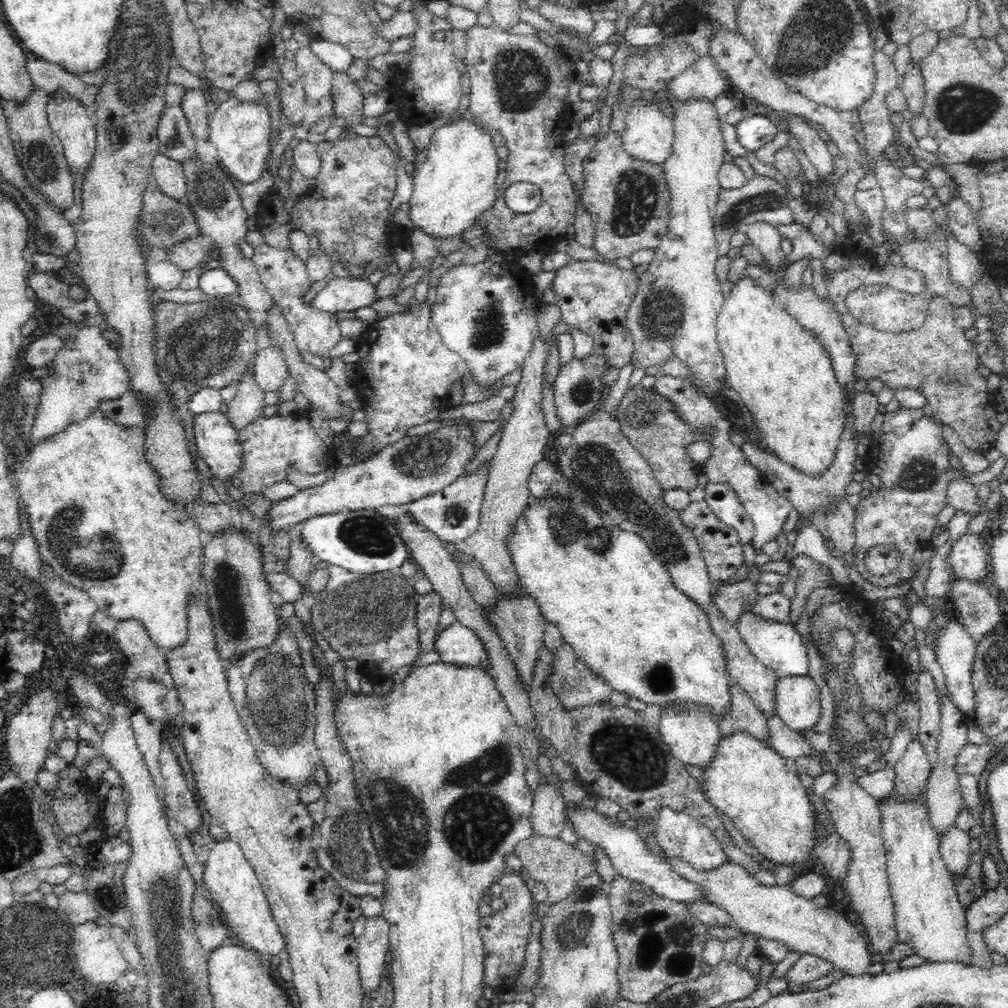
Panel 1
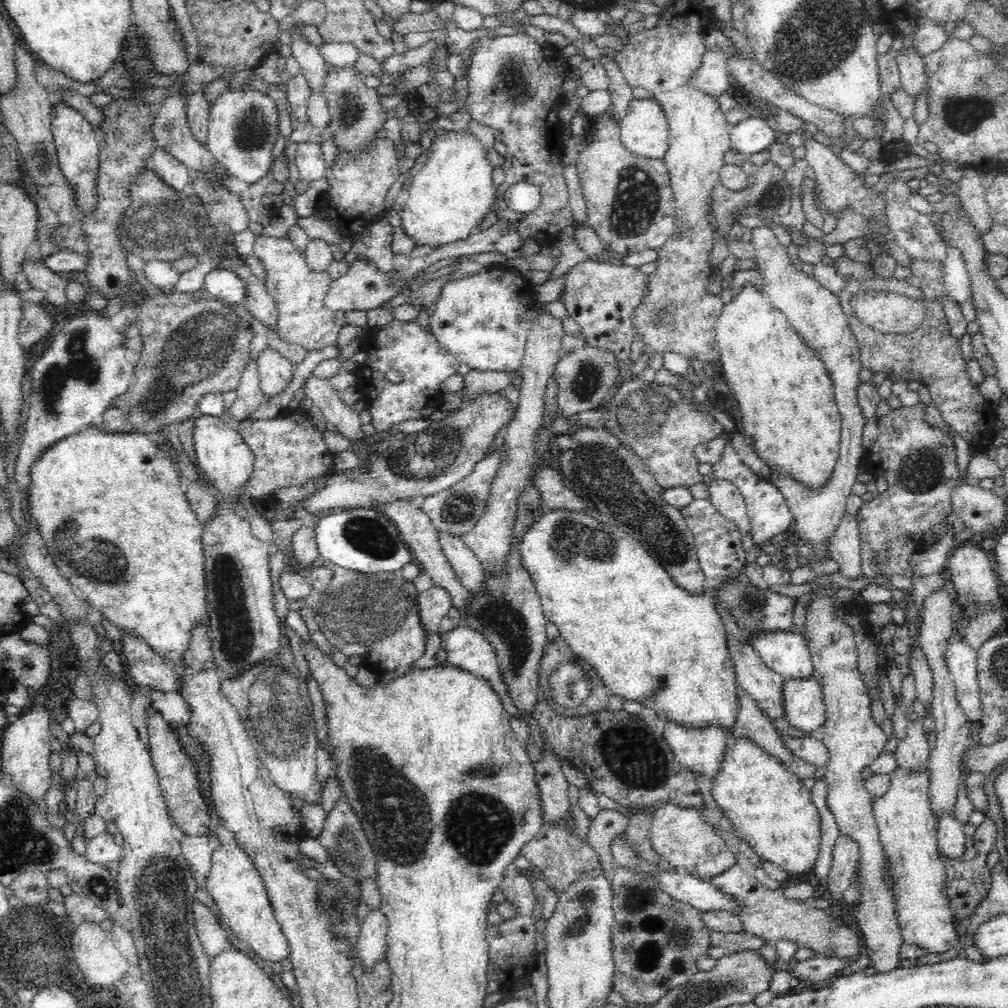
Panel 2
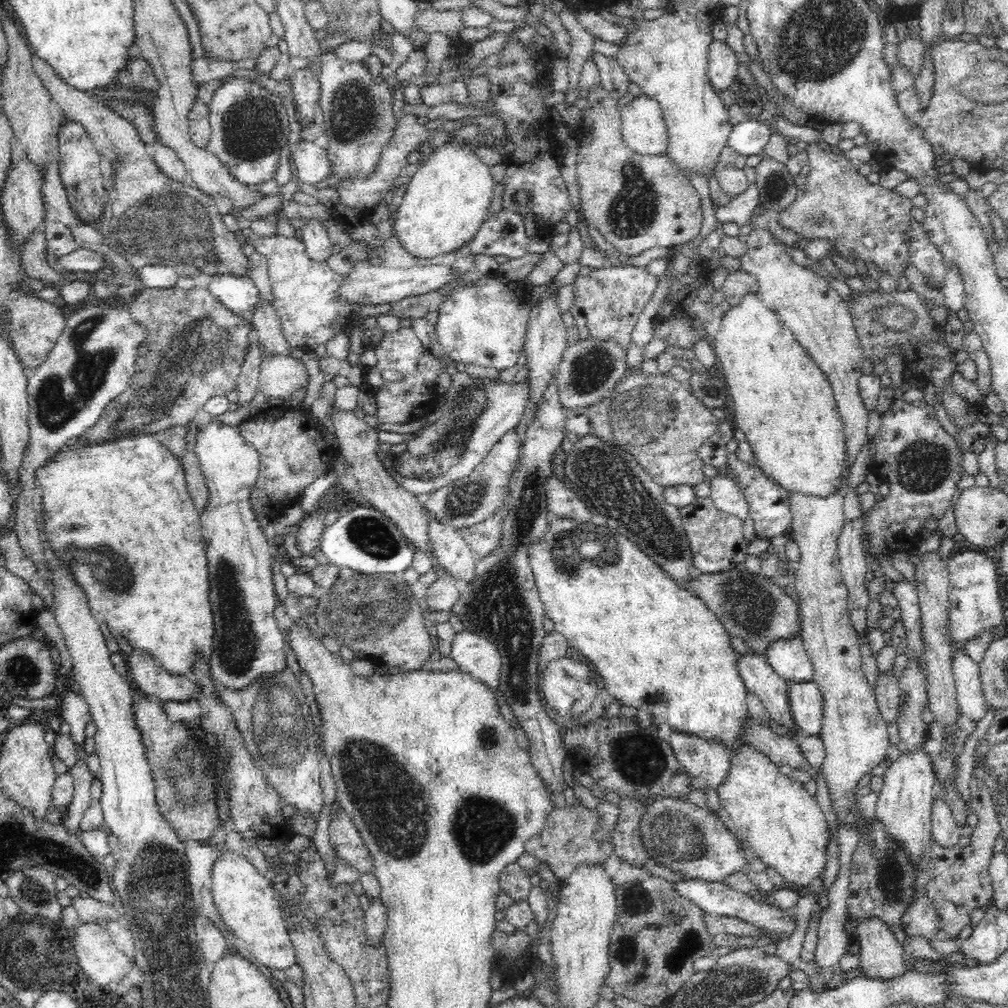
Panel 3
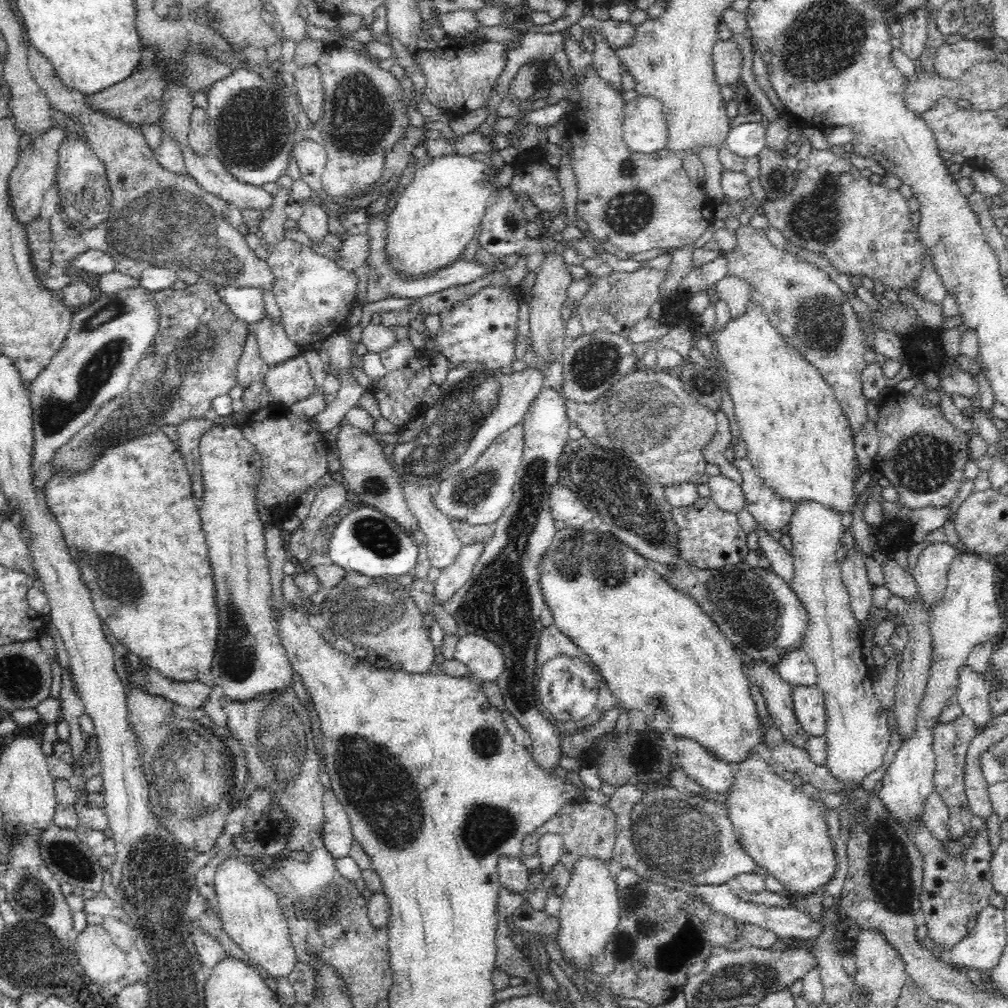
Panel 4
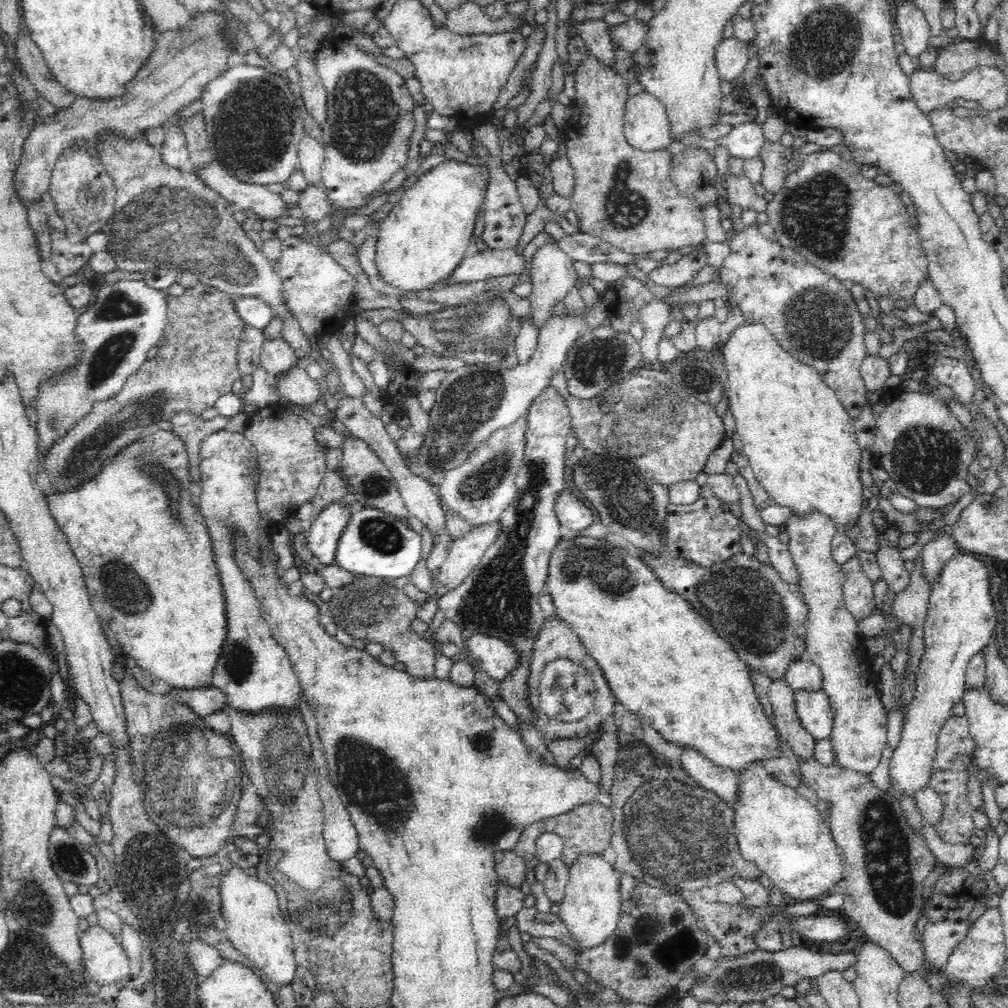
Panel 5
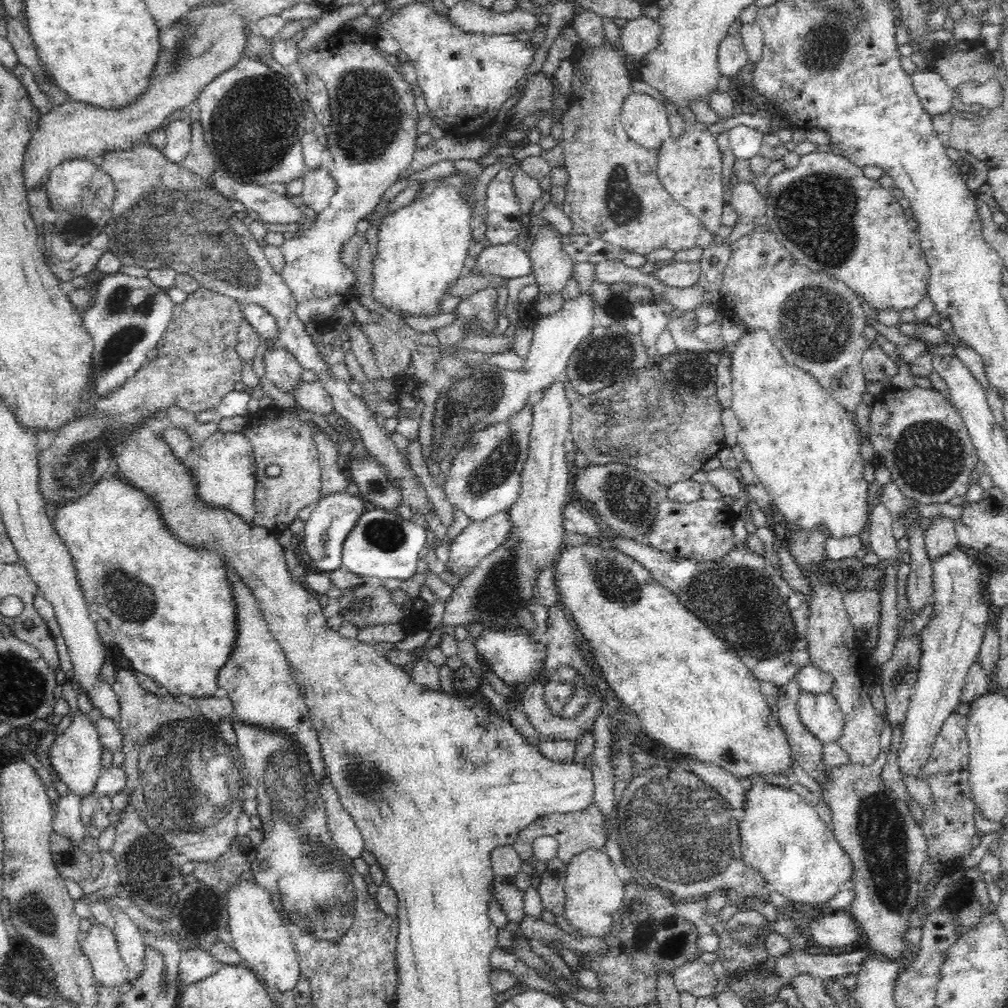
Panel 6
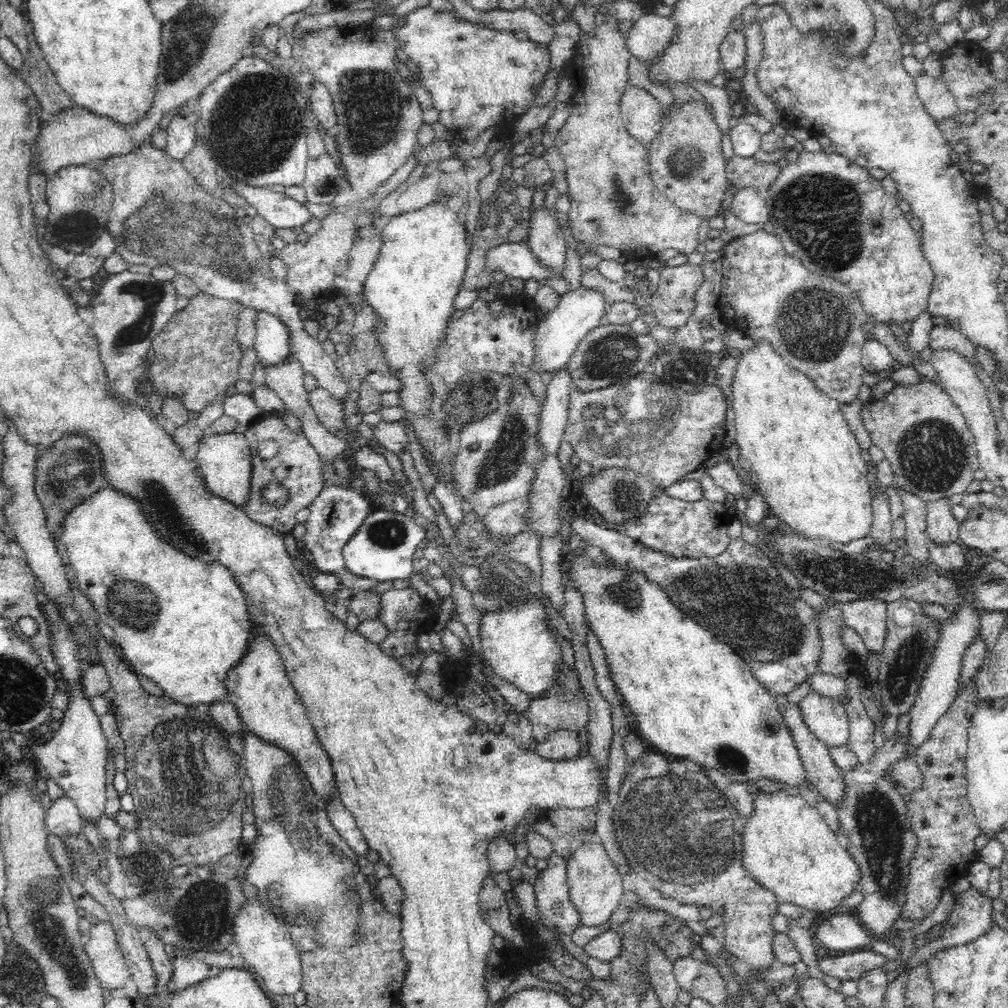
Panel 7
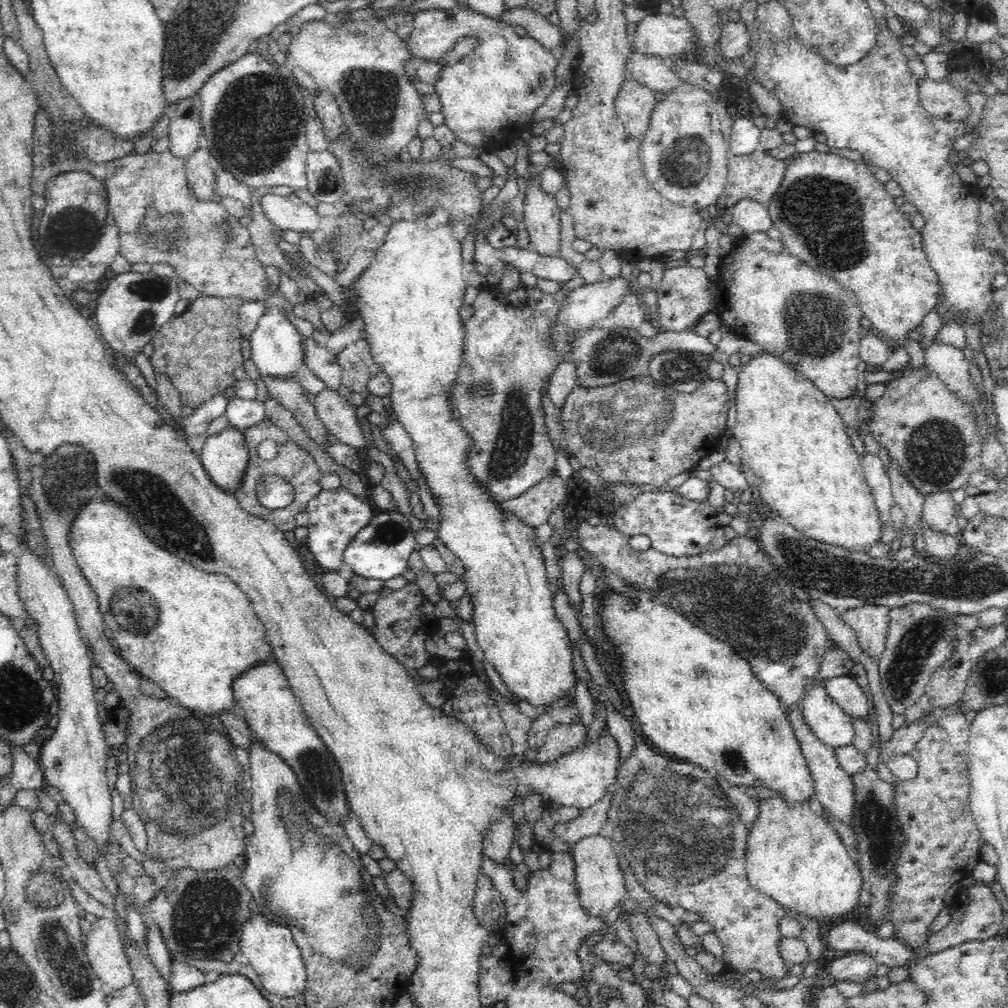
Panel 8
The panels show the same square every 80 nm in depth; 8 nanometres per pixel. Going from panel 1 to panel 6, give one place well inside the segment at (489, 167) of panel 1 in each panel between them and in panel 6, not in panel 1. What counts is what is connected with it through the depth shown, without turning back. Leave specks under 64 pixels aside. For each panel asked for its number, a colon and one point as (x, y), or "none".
2: (448, 198)
3: (444, 204)
4: (437, 215)
5: (421, 241)
6: (421, 248)

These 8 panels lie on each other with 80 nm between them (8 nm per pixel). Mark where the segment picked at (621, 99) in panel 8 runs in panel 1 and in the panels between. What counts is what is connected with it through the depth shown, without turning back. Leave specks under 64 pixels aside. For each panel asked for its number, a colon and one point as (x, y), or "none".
1: (647, 135)
2: (644, 127)
3: (643, 128)
4: (645, 126)
5: (646, 125)
6: (645, 120)
7: (642, 114)

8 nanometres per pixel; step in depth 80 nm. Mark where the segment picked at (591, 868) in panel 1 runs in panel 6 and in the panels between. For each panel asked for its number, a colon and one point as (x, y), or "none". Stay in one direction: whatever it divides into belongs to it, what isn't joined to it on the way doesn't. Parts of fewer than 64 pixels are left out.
2: (558, 858)
3: (571, 836)
4: (588, 830)
5: (587, 829)
6: (575, 831)

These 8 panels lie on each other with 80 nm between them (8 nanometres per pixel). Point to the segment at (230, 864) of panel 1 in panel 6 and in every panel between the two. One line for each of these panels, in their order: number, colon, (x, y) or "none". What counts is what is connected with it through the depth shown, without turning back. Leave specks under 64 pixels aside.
2: (244, 906)
3: (248, 907)
4: (250, 913)
5: (254, 924)
6: (260, 936)

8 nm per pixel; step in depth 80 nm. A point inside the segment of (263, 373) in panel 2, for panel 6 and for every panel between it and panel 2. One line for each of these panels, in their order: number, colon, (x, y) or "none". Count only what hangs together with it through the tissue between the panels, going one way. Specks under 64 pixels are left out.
3: (281, 376)
4: (289, 382)
5: (295, 386)
6: (311, 396)

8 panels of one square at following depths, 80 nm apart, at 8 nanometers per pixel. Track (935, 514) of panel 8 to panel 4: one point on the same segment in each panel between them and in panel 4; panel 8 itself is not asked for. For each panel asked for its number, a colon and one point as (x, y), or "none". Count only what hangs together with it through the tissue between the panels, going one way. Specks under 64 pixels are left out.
4: (931, 569)
5: (935, 553)
6: (940, 537)
7: (941, 526)

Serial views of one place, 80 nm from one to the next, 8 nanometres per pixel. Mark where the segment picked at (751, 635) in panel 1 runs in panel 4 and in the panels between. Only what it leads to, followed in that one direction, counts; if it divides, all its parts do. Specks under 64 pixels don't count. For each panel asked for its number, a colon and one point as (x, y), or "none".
2: (787, 653)
3: (788, 657)
4: (797, 669)

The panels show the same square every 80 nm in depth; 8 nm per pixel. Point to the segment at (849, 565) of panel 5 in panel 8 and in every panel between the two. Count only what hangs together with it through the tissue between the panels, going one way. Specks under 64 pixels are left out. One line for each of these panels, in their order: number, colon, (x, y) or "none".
6: (863, 606)
7: (867, 617)
8: (870, 623)

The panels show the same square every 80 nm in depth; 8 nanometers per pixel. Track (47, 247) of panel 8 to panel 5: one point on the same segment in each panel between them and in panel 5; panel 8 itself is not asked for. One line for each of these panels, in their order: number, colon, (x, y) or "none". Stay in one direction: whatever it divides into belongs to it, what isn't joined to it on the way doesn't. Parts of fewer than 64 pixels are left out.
5: (84, 194)
6: (80, 192)
7: (80, 199)

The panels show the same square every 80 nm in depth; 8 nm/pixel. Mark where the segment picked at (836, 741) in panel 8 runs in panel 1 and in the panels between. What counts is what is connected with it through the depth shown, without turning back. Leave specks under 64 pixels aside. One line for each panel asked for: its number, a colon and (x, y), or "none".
1: (797, 698)
2: (803, 702)
3: (805, 699)
4: (809, 706)
5: (813, 708)
6: (821, 714)
7: (827, 719)

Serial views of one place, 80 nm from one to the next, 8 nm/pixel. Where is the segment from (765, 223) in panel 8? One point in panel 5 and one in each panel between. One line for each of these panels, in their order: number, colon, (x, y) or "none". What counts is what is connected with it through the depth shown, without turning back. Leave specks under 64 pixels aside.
5: (739, 189)
6: (747, 200)
7: (751, 207)

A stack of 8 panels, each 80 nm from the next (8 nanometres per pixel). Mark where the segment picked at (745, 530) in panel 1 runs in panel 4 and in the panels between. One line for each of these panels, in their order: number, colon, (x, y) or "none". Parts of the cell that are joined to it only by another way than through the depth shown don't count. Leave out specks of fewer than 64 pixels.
2: (725, 496)
3: (726, 494)
4: (727, 494)

